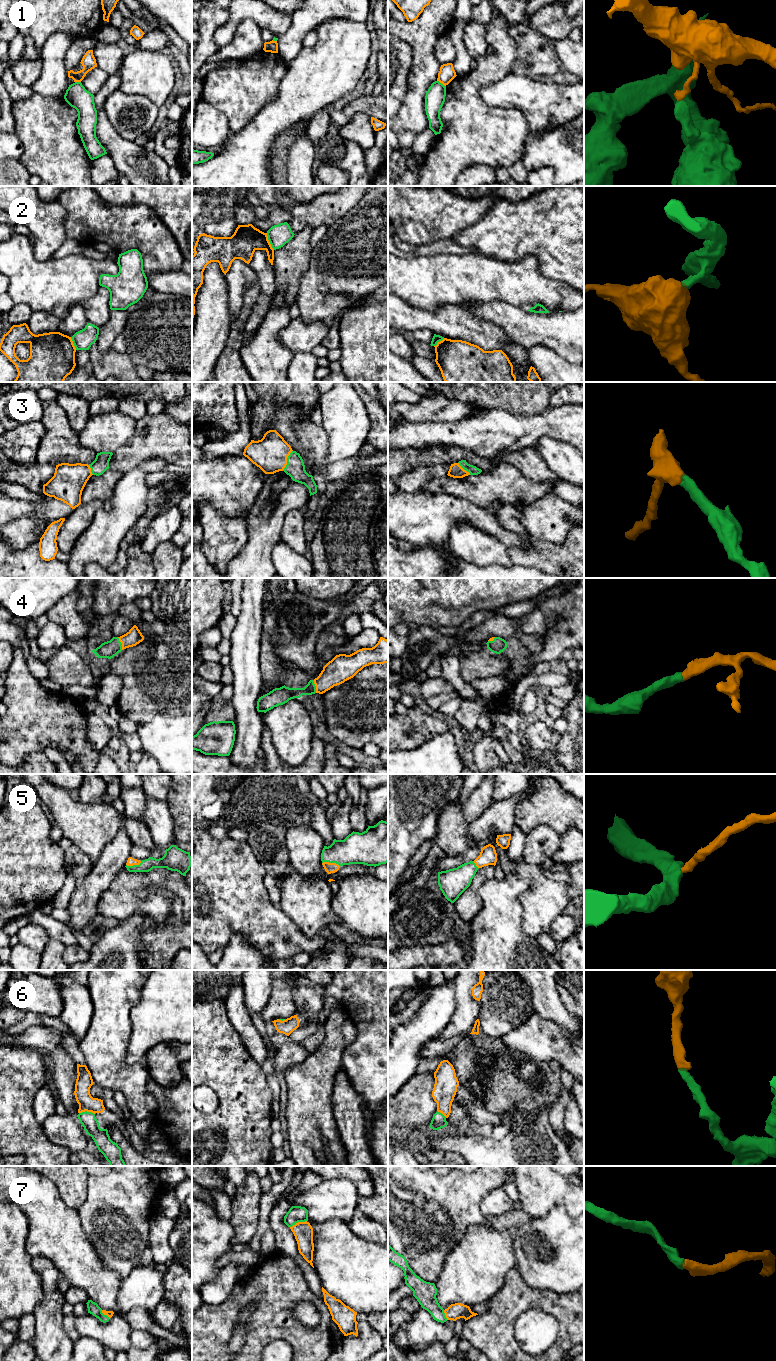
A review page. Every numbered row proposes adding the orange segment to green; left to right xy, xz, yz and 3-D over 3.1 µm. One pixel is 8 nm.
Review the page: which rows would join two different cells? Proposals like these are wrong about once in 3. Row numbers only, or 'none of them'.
1, 2

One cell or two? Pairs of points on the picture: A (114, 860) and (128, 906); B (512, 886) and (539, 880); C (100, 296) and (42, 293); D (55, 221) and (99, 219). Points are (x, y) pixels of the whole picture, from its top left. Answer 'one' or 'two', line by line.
A: two
B: two
C: two
D: two

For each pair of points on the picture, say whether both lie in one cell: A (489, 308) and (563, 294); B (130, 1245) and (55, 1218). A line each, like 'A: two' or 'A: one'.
A: two
B: two

